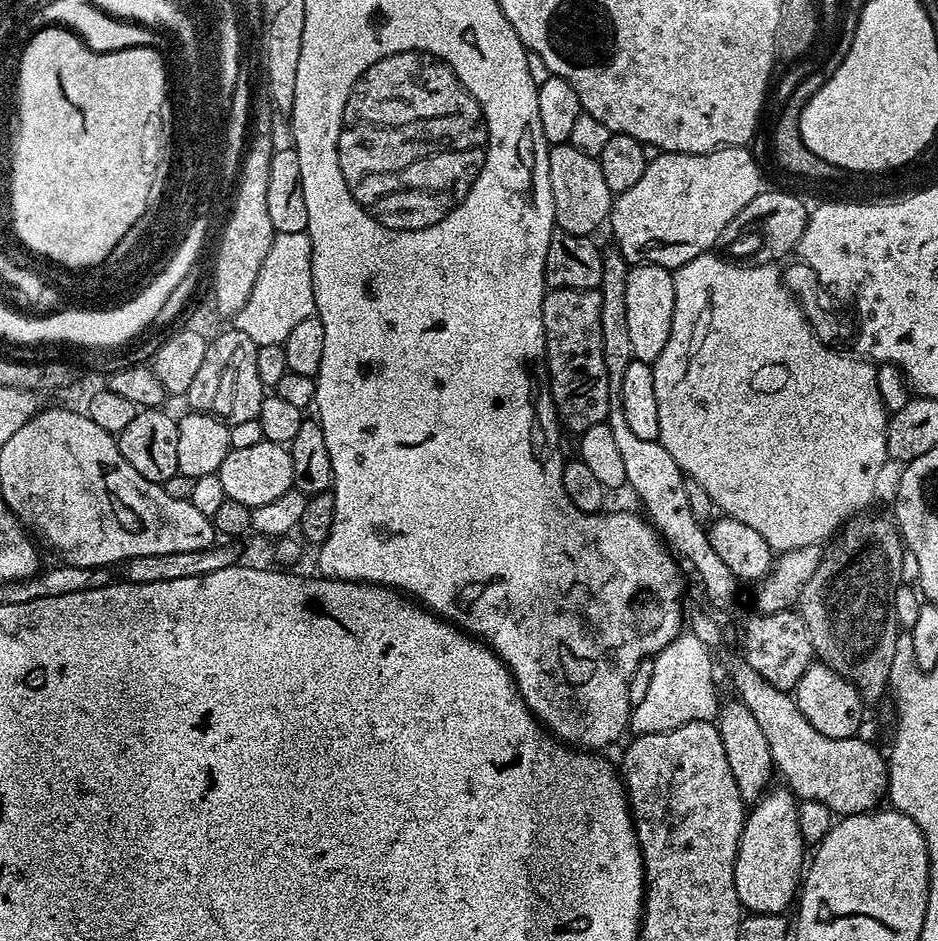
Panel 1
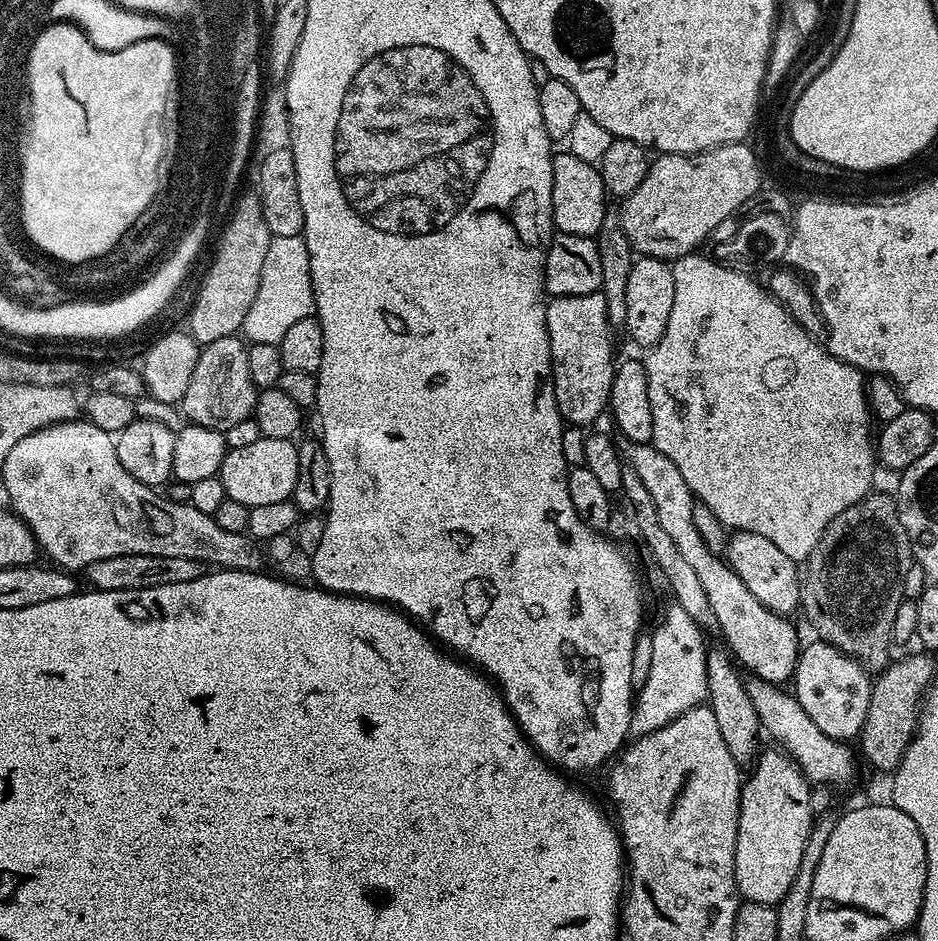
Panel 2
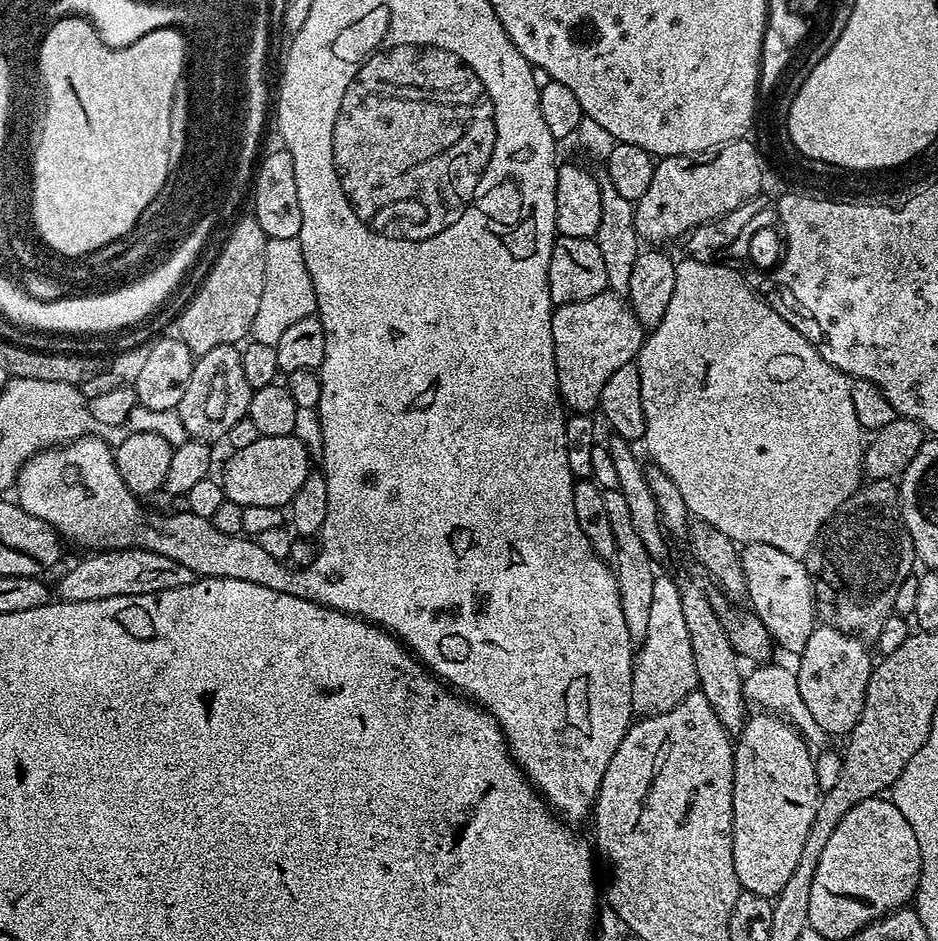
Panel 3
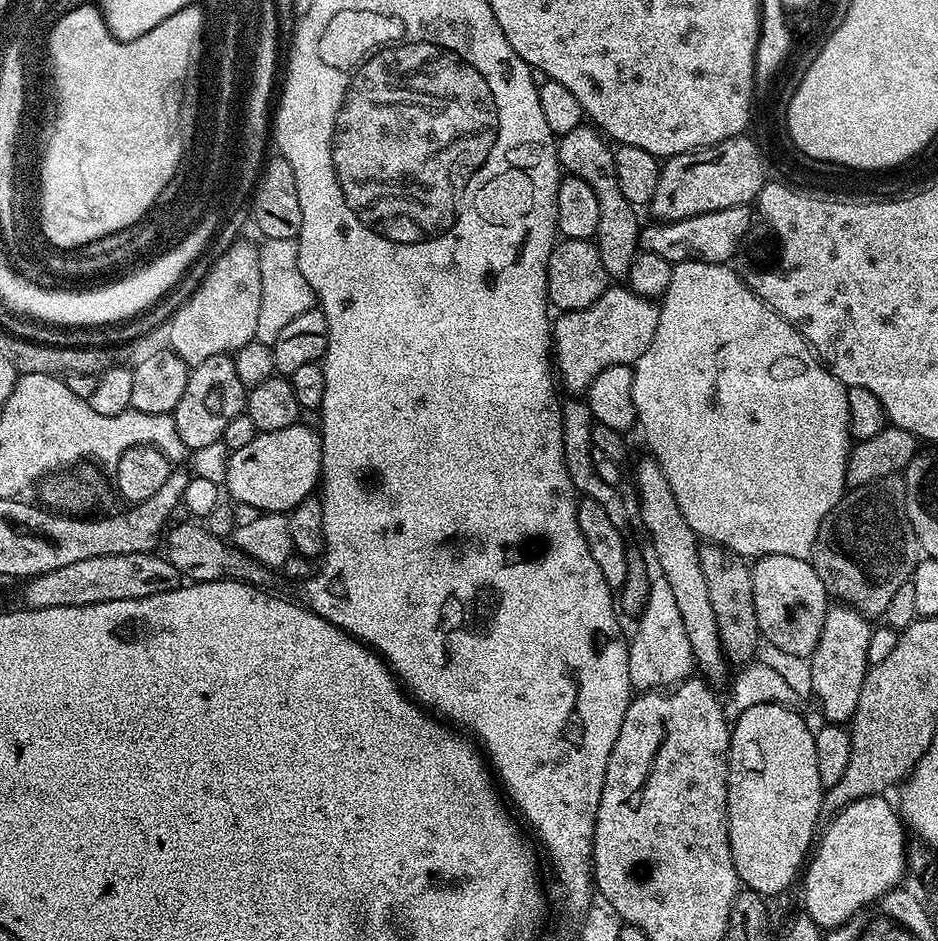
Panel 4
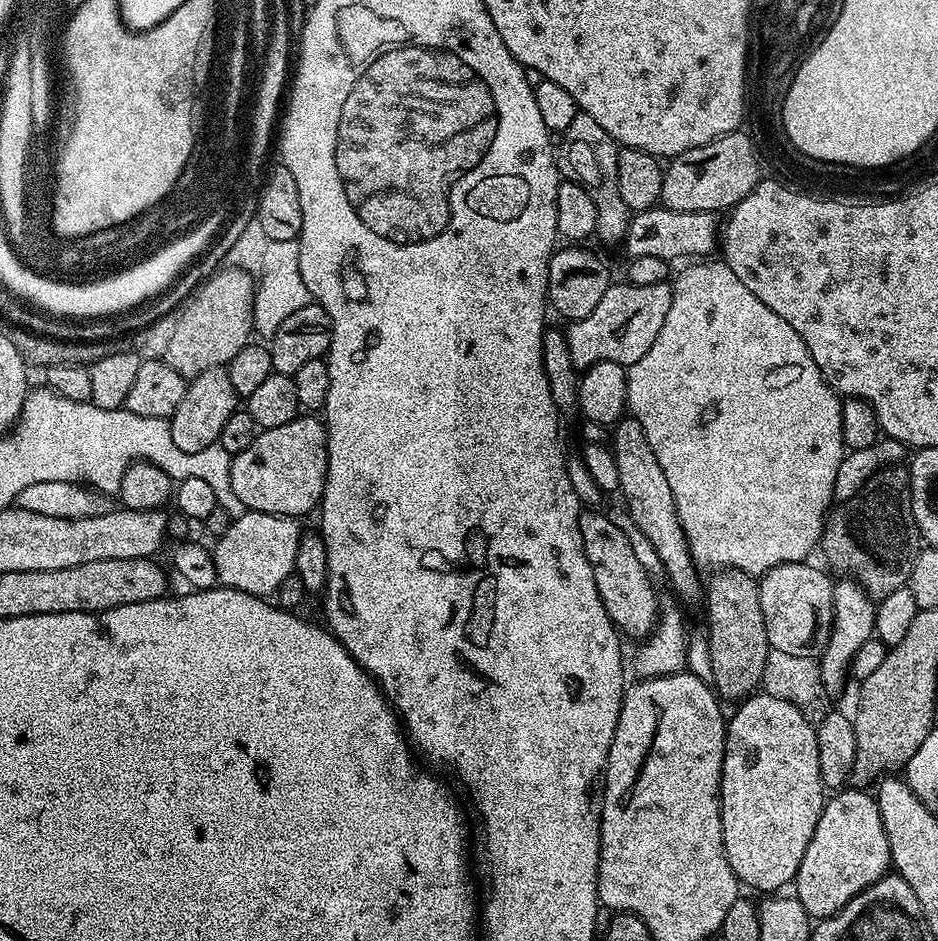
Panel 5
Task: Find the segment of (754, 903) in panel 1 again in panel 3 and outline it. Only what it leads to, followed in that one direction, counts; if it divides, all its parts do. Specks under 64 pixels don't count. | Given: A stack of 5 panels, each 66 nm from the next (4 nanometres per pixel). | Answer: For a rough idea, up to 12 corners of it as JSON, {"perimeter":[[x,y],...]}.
{"perimeter":[[787,719],[734,740],[734,870],[775,898],[821,792]]}

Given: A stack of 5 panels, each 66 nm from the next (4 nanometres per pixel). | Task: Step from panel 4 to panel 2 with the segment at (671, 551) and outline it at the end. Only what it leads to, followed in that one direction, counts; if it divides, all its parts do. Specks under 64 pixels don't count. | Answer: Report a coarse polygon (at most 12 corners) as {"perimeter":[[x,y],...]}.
{"perimeter":[[723,647],[707,649],[706,704],[726,750],[744,766],[762,729]]}

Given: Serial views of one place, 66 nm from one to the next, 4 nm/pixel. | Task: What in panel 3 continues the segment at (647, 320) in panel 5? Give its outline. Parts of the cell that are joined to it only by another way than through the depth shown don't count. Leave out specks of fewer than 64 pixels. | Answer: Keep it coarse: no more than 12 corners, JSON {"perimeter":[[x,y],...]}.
{"perimeter":[[606,290],[552,314],[560,398],[591,413],[646,330]]}

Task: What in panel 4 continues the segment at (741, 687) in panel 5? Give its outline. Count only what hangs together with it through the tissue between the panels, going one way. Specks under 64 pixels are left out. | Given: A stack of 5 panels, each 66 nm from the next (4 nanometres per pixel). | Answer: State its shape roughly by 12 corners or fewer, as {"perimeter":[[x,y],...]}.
{"perimeter":[[721,544],[700,565],[724,655],[744,666],[762,643],[749,561]]}

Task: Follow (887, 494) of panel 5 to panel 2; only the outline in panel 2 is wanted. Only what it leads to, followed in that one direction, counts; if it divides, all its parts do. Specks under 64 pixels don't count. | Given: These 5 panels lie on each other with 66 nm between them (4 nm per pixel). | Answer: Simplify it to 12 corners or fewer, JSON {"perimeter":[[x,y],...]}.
{"perimeter":[[873,490],[802,568],[823,643],[879,674],[914,557]]}

